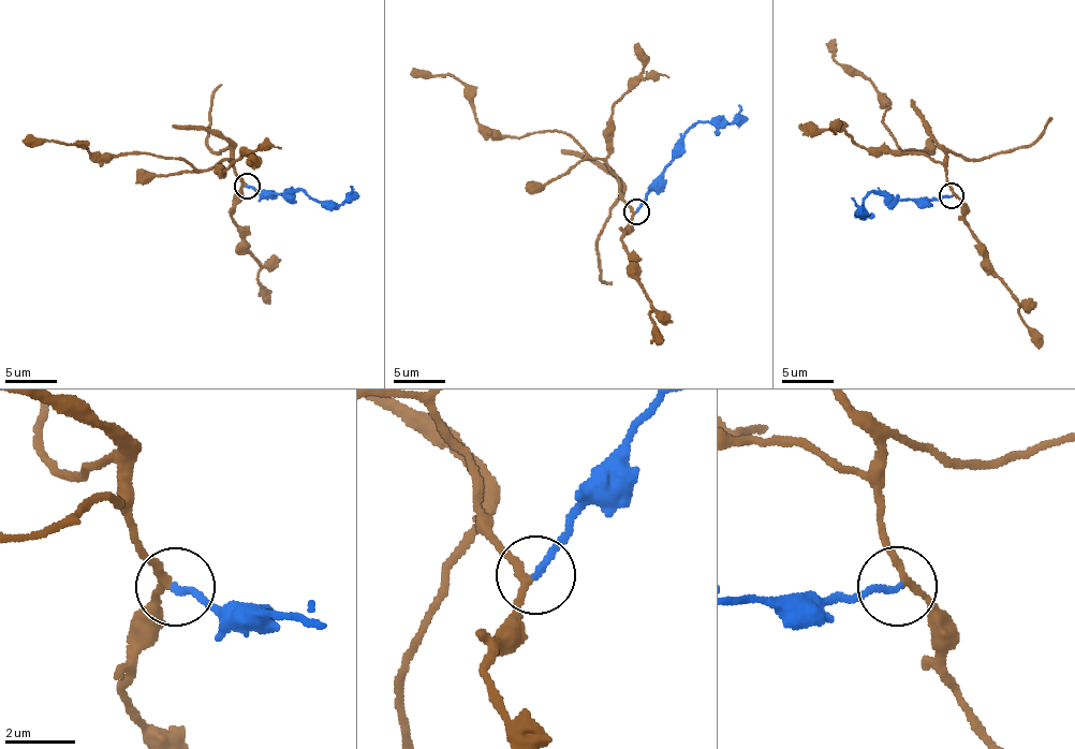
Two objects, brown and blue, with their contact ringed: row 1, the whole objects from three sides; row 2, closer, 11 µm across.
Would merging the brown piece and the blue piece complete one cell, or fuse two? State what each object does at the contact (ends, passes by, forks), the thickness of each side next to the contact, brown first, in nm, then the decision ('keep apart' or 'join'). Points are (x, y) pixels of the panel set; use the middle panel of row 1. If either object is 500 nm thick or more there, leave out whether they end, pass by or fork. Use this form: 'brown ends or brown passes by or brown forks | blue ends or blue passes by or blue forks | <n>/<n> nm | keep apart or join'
brown passes by | blue ends | 200/180 nm | join

